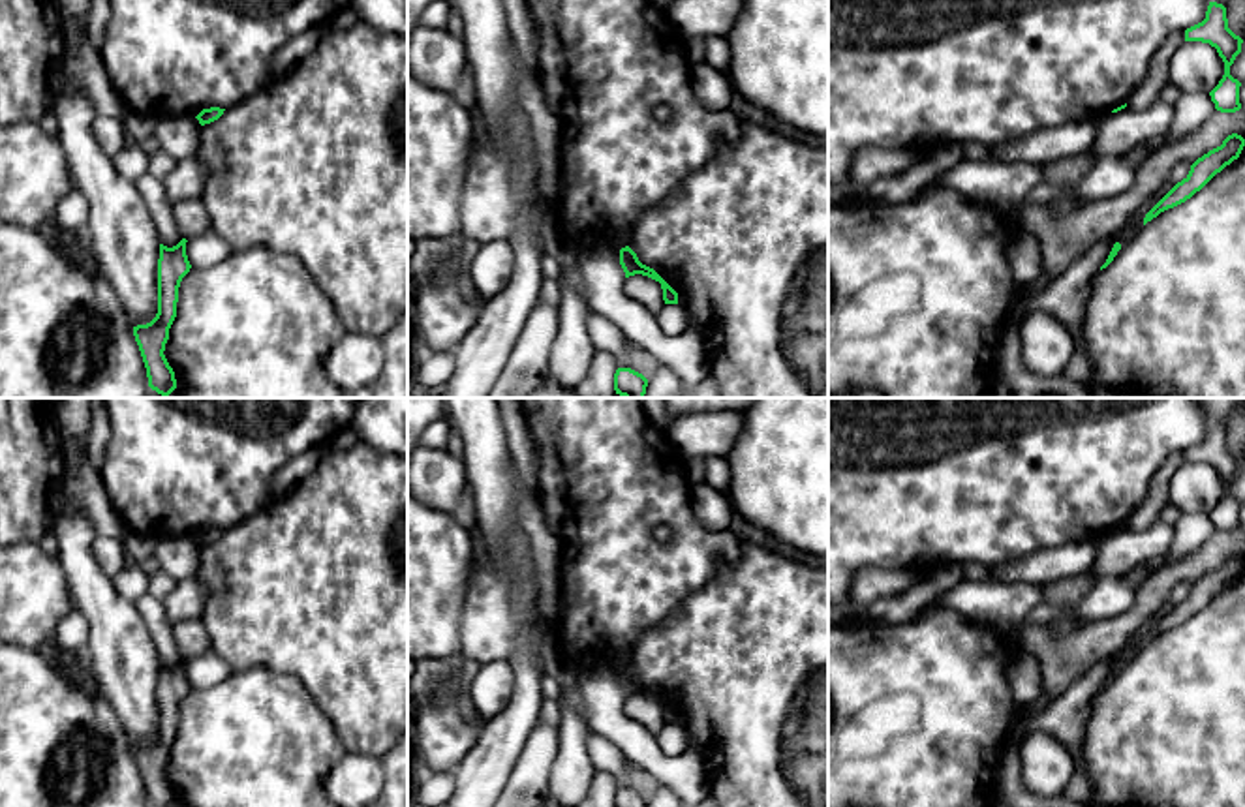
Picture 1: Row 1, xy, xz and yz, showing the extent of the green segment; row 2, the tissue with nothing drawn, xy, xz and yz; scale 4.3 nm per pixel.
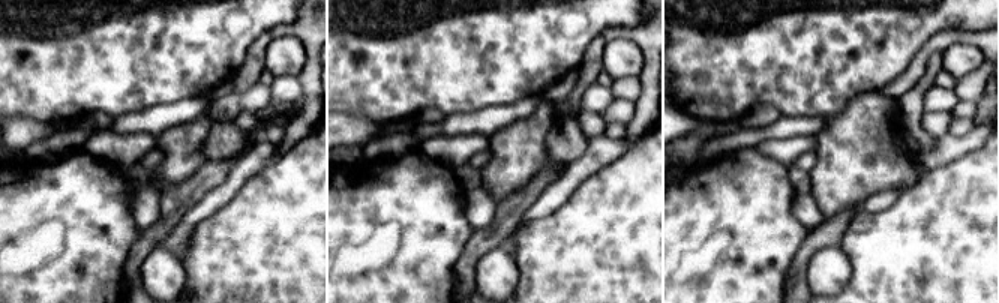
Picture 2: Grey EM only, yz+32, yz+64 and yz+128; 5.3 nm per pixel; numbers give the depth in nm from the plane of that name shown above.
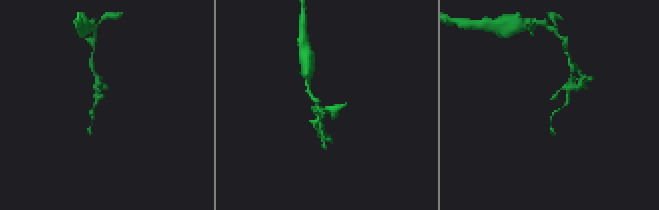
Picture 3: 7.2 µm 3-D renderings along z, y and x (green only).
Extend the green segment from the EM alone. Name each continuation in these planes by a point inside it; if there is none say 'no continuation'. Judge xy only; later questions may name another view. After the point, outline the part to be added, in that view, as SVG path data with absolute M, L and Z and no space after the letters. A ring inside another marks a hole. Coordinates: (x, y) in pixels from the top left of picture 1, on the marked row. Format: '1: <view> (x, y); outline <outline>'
no continuation

